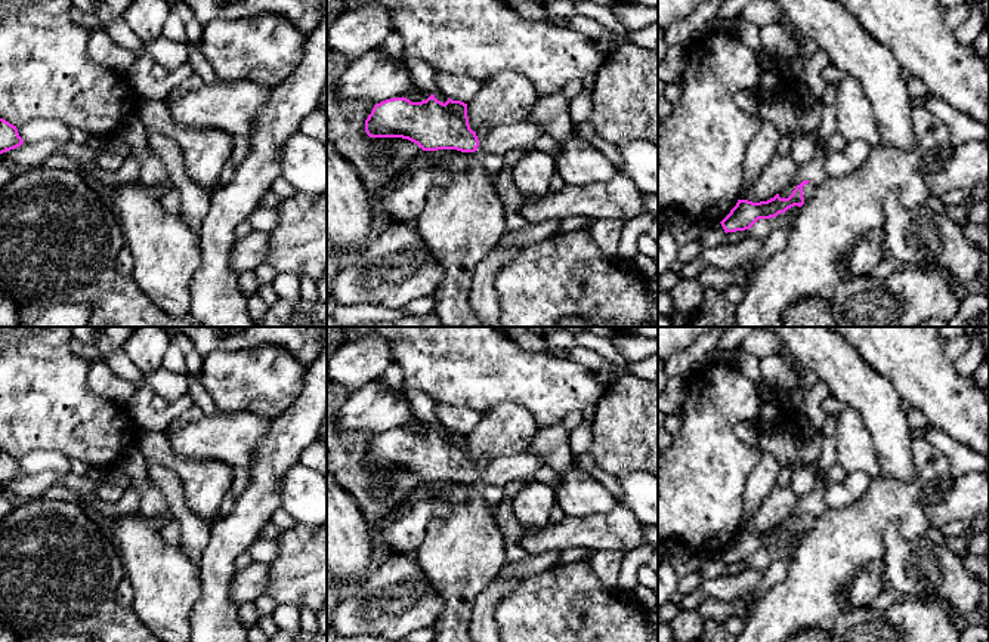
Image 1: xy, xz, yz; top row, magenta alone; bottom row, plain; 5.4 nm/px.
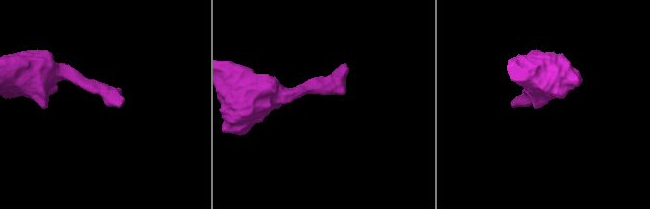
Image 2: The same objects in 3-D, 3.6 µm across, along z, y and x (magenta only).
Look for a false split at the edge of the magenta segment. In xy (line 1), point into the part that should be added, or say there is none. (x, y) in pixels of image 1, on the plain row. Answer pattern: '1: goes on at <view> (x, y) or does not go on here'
1: does not go on here

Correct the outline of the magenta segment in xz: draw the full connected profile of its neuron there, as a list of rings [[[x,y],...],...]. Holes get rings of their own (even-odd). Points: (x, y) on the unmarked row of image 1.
[[[435,426],[421,433],[411,433],[402,428],[375,435],[365,451],[365,463],[370,469],[408,470],[423,482],[479,481],[498,487],[522,478],[535,478],[546,466],[541,456],[520,453],[494,459],[479,472],[469,456],[467,435],[449,429],[443,435]]]

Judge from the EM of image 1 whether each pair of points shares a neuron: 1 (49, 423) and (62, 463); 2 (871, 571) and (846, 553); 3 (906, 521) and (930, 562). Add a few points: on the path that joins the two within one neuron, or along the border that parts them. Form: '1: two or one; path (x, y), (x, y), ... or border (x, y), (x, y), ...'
1: two; border (24, 454), (33, 450), (58, 450), (70, 459)
2: two; border (881, 558), (871, 559), (847, 588)
3: two; border (921, 537), (905, 539), (890, 525), (884, 552)

